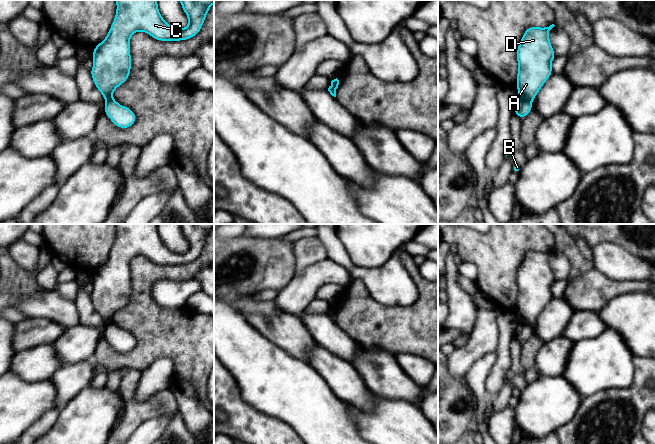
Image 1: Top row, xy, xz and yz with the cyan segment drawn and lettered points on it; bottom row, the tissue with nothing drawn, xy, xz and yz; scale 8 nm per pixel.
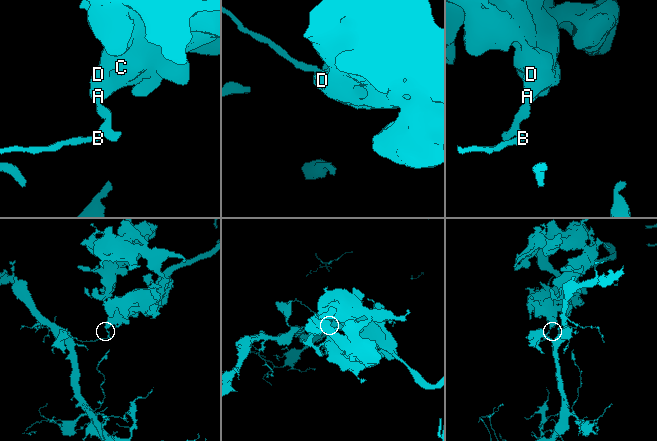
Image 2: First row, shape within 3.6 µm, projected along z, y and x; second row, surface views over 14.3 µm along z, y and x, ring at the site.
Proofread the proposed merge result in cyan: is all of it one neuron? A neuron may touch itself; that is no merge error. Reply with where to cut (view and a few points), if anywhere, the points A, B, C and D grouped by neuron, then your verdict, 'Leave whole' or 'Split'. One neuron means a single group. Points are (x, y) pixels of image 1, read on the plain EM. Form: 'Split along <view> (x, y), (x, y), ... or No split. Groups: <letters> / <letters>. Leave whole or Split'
Split along yz (520, 320), (530, 326). Groups: A C D / B. Split

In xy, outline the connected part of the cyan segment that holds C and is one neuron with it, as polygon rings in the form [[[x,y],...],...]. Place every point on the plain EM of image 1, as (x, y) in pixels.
[[[116,224],[117,234],[114,245],[106,262],[93,274],[94,289],[90,295],[93,306],[105,324],[112,322],[114,314],[122,309],[130,299],[131,278],[130,261],[137,255],[143,255],[159,265],[182,265],[196,260],[204,247],[214,224],[179,224],[189,243],[184,253],[171,251],[161,240],[157,224]]]

